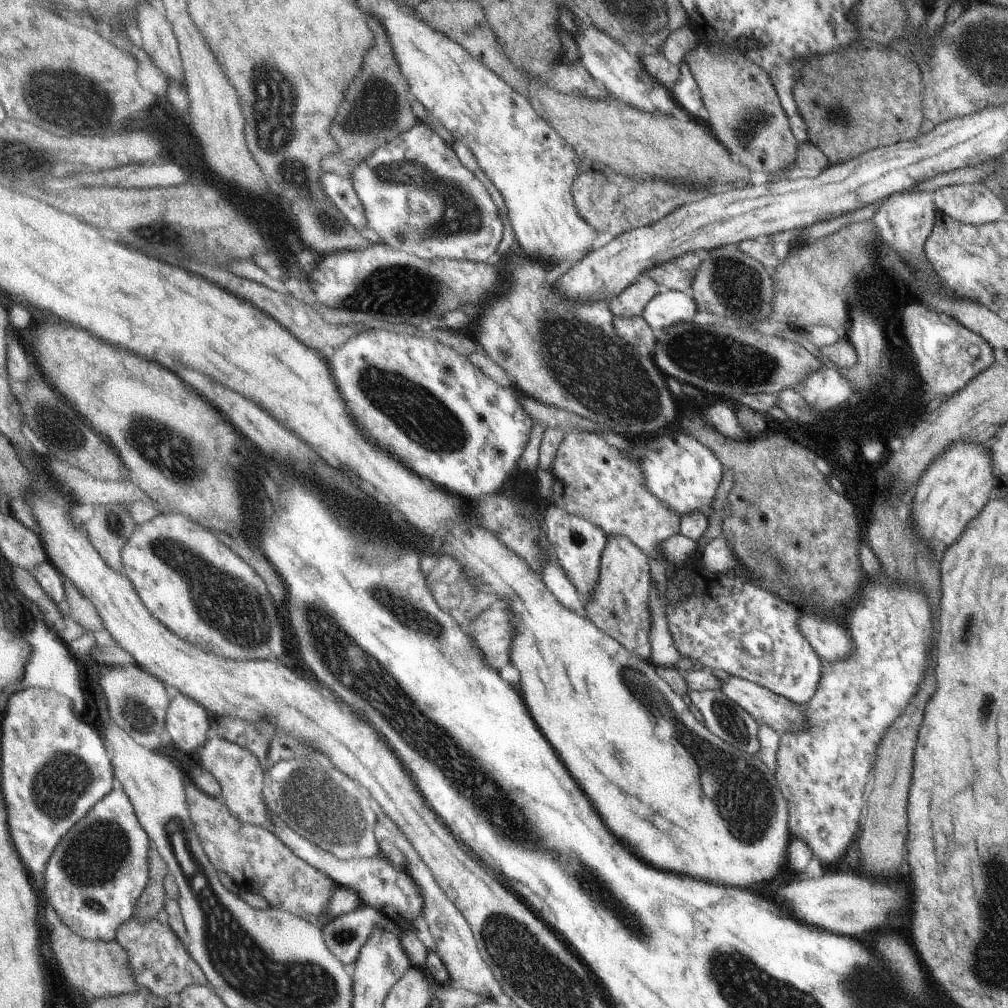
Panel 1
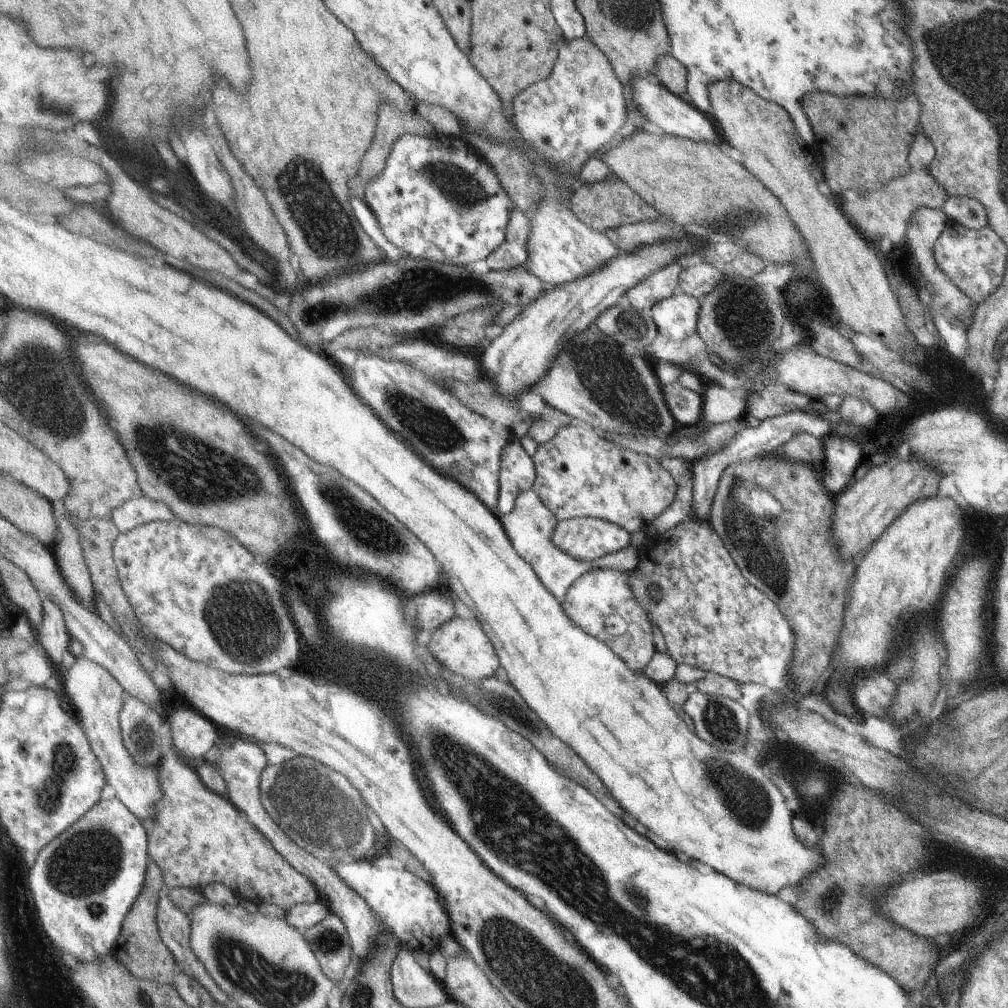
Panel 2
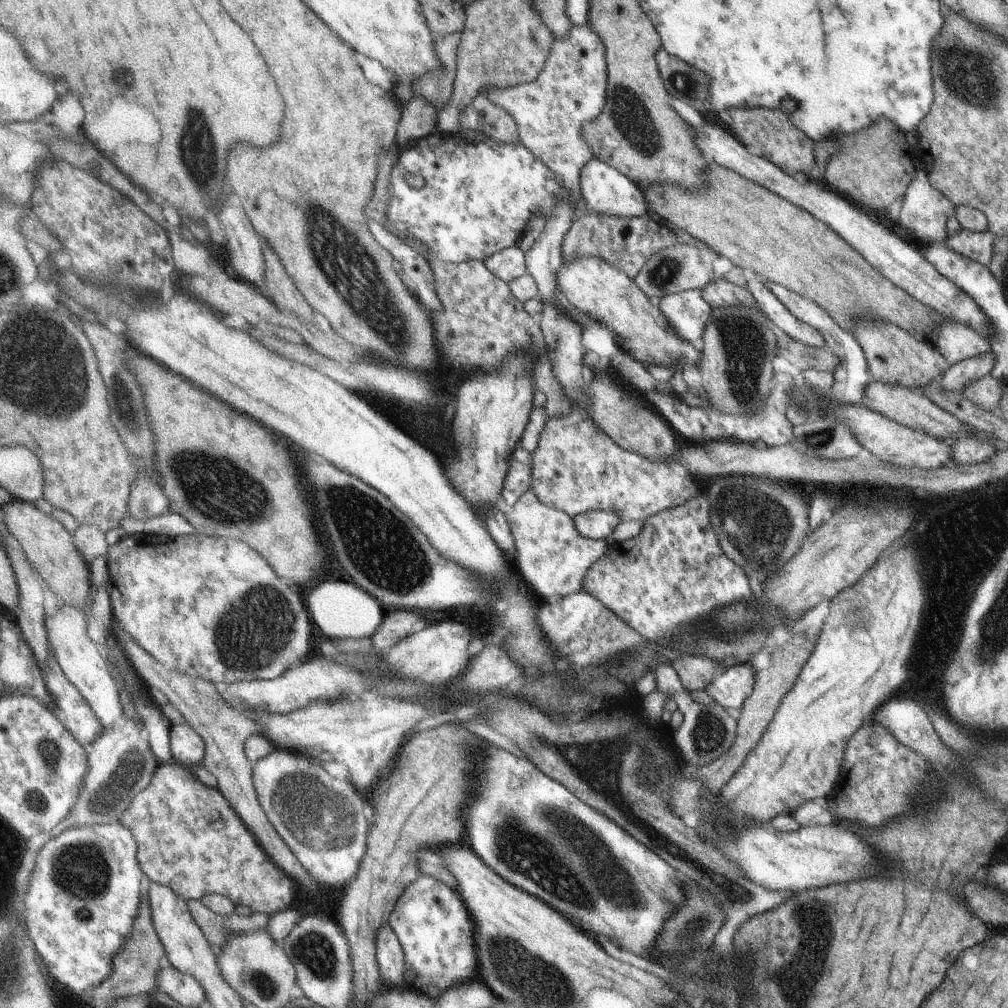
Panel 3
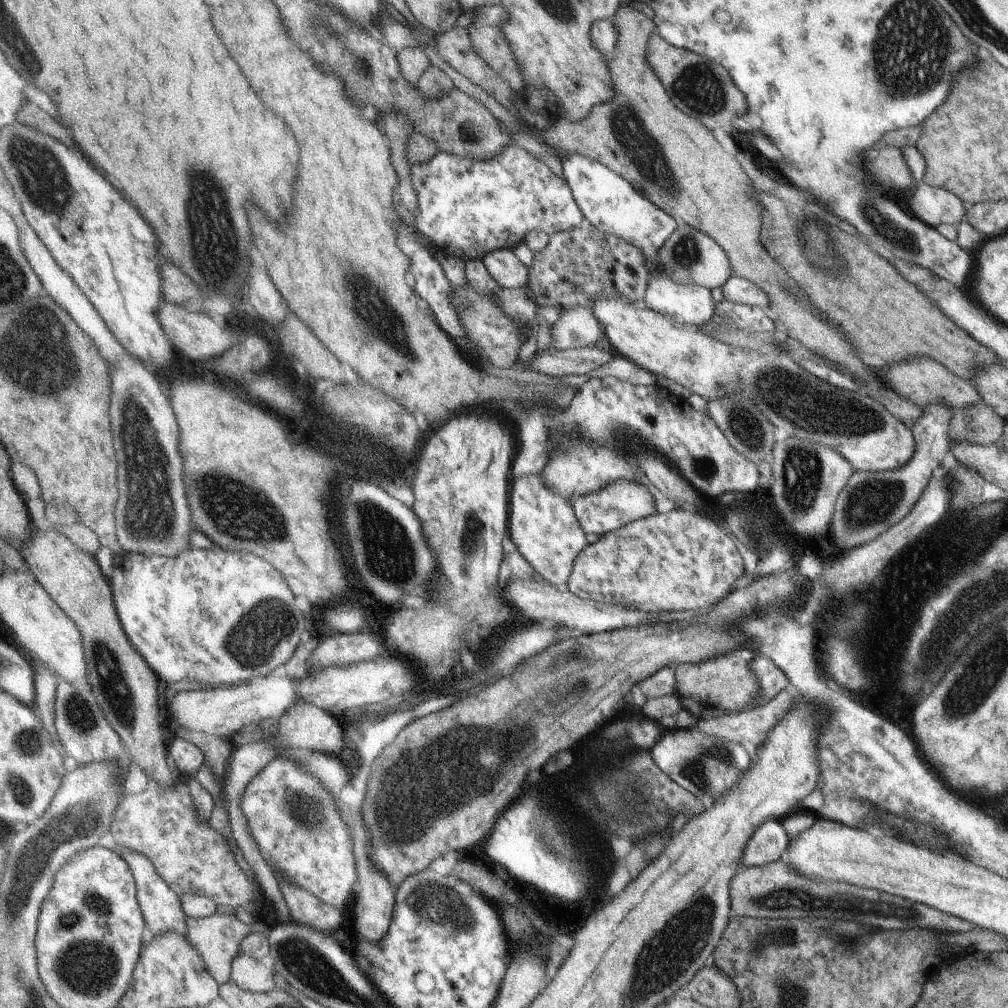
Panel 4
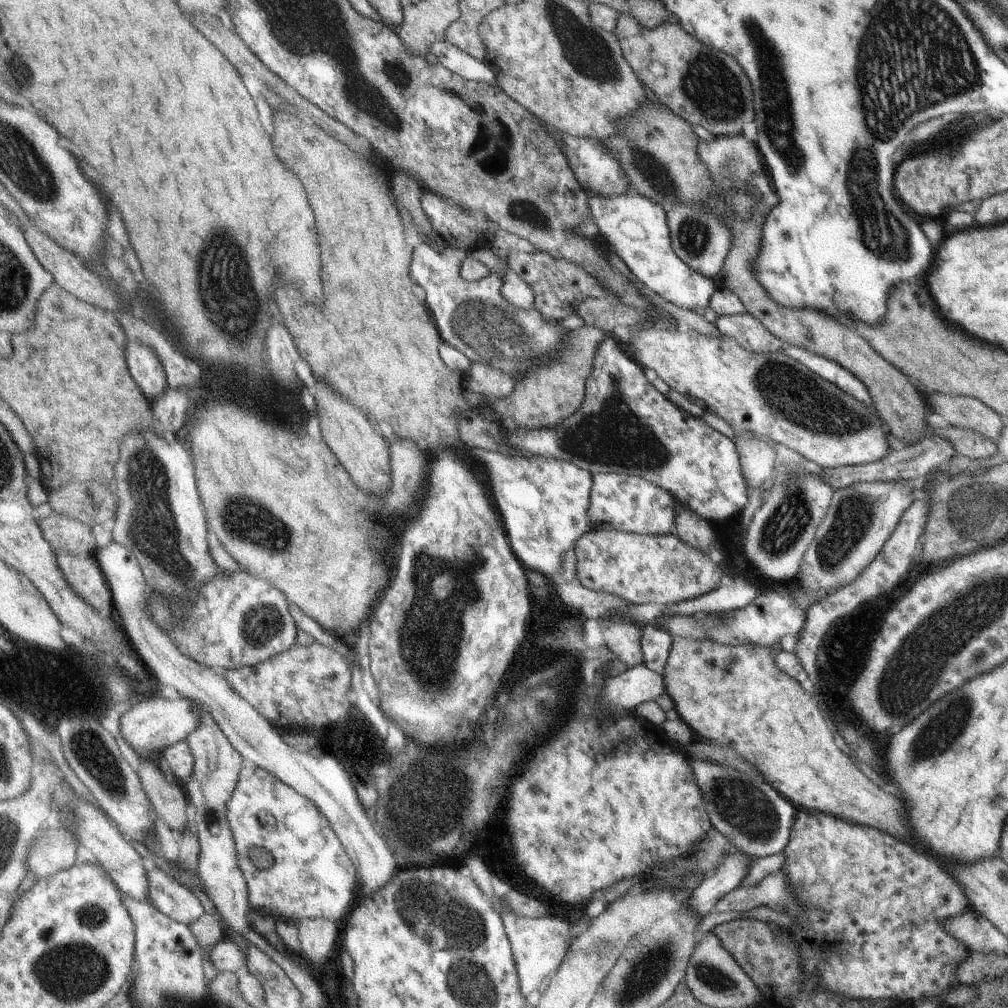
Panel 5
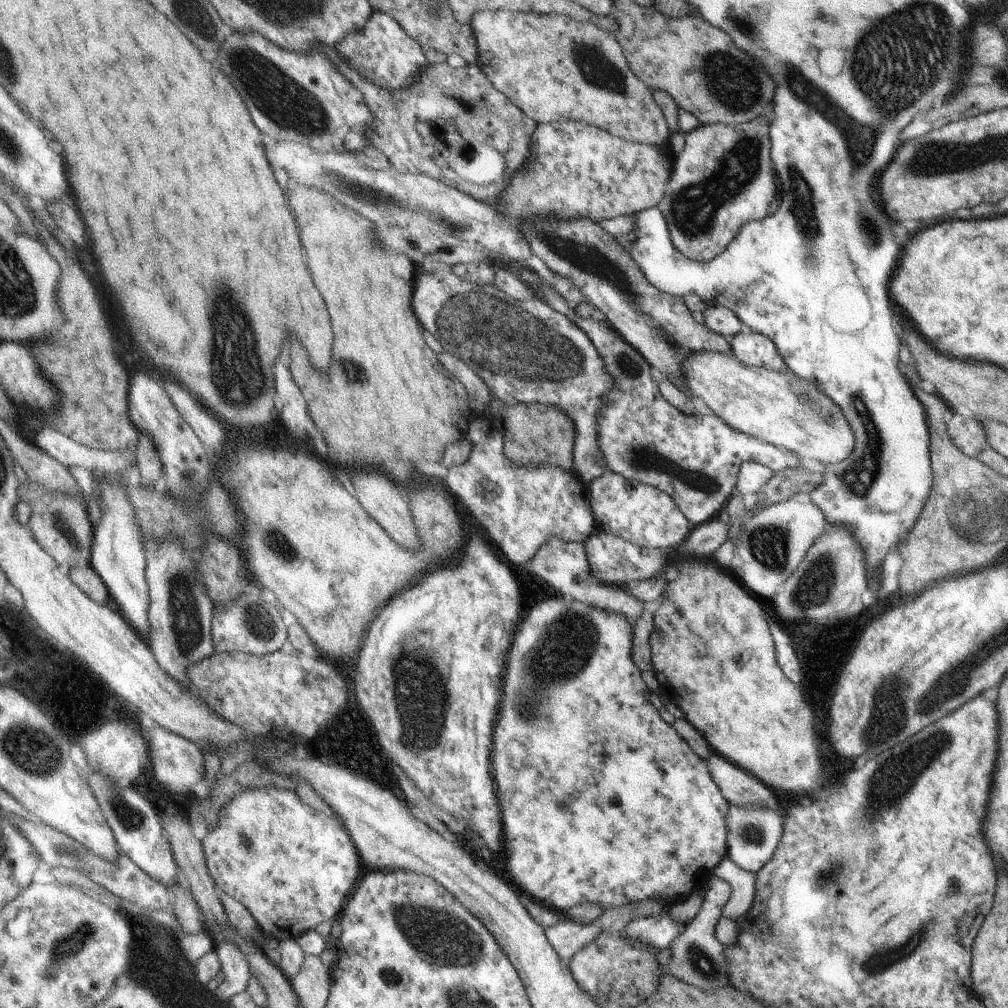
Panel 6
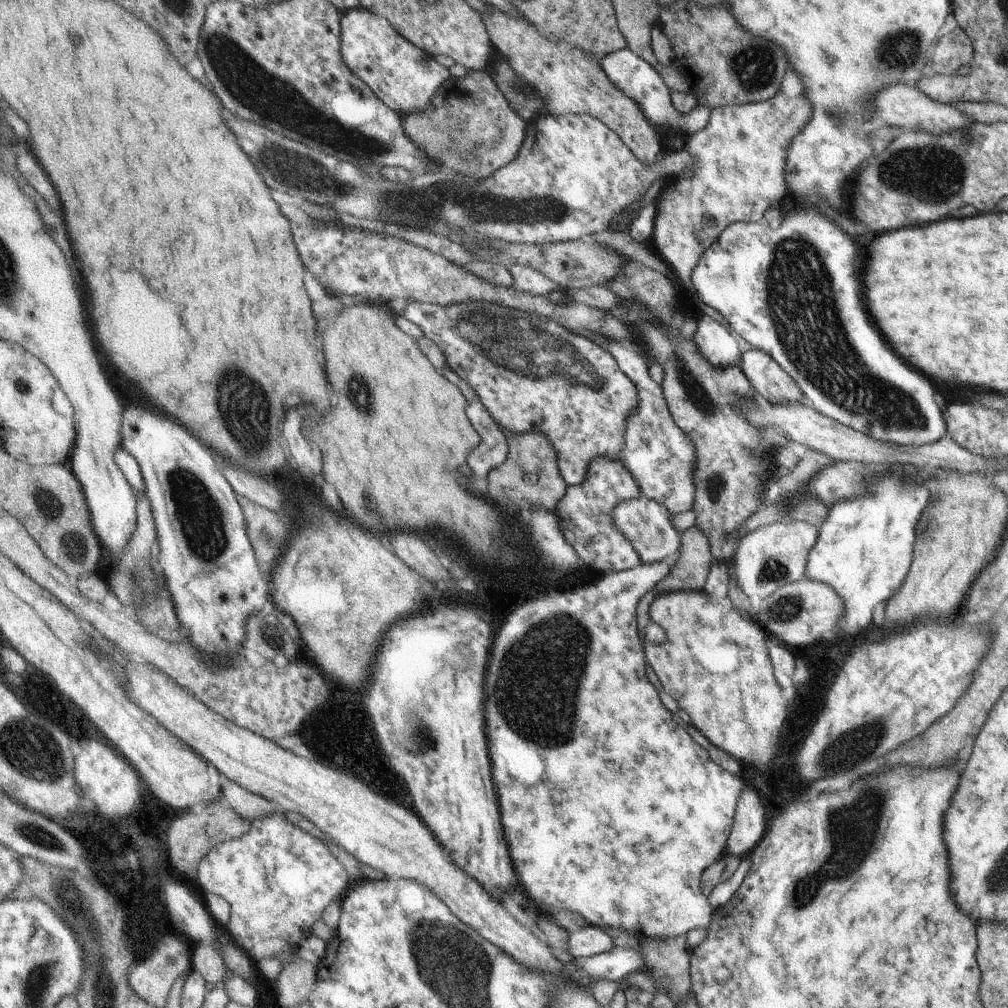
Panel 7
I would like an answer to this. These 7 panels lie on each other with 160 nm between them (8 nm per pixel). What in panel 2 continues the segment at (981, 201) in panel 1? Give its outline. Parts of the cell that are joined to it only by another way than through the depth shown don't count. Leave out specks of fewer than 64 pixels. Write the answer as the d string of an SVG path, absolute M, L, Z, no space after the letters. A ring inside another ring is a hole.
M951 196L940 209L948 222L963 225L964 228L979 229L987 225L987 212L979 200L971 196Z

